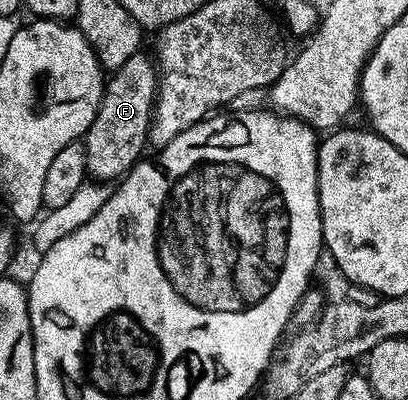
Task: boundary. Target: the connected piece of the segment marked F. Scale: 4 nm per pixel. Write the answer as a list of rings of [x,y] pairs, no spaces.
[[[135,52],[107,77],[94,122],[82,137],[88,176],[96,182],[116,182],[145,155],[152,105],[156,102],[158,73],[151,55]]]

